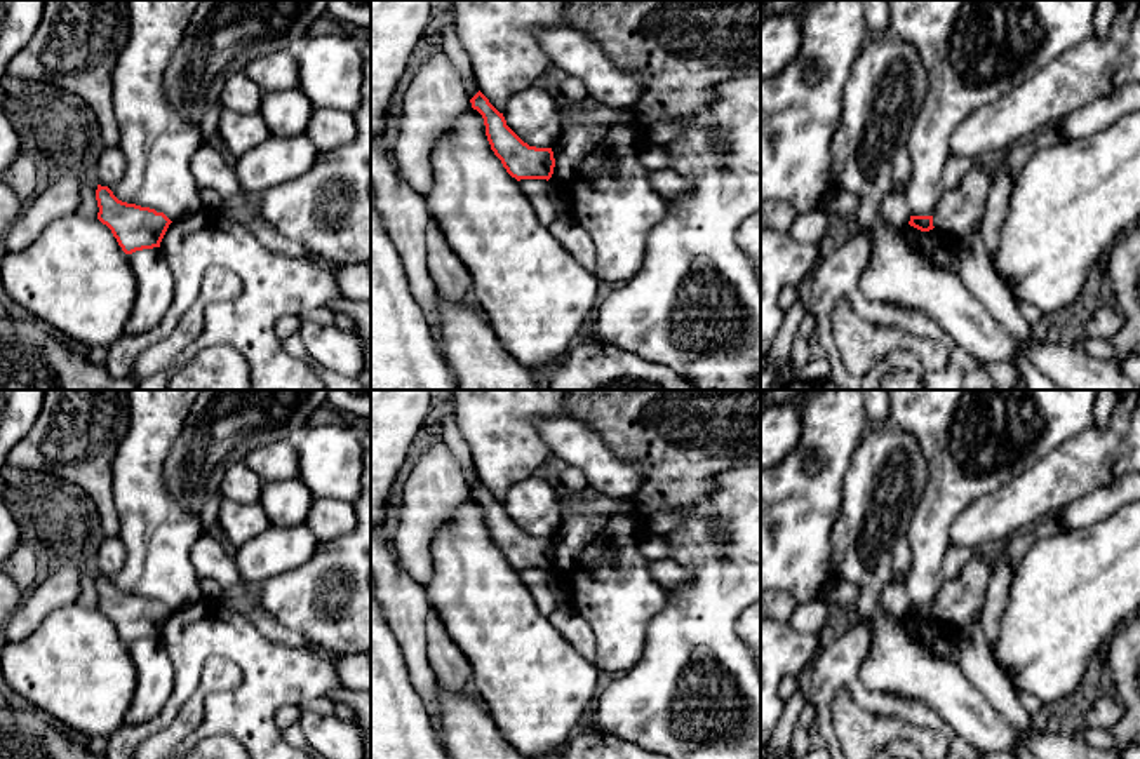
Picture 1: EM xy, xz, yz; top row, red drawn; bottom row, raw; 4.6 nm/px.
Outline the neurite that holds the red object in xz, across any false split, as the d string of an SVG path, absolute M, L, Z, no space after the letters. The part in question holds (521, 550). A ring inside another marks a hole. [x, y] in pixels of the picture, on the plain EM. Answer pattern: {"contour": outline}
{"contour": "M479 480L472 489L486 515L486 526L494 545L501 550L506 562L520 569L550 569L555 557L552 538L536 538L524 533L508 515L489 489Z"}

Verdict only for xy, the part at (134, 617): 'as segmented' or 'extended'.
as segmented

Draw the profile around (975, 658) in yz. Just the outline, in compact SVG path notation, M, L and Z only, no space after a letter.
M980 616L957 627L959 660L962 674L975 684L1006 722L1020 731L1036 728L1032 715L1020 703L1006 672L990 653Z

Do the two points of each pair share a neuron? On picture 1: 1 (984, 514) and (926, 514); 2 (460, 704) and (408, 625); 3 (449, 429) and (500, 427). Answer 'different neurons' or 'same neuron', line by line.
1: different neurons
2: same neuron
3: different neurons

